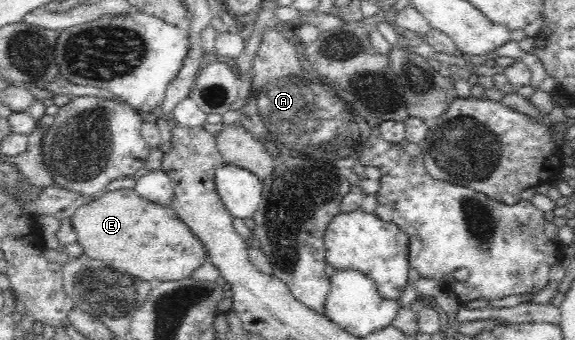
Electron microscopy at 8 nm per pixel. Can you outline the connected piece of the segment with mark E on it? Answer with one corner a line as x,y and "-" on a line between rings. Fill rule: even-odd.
133,188
108,191
98,199
91,200
74,213
72,223
76,230
78,243
83,247
84,255
101,261
120,273
152,285
191,278
196,270
209,262
205,244
193,235
191,229
185,226
185,222
179,218
170,205
141,199

